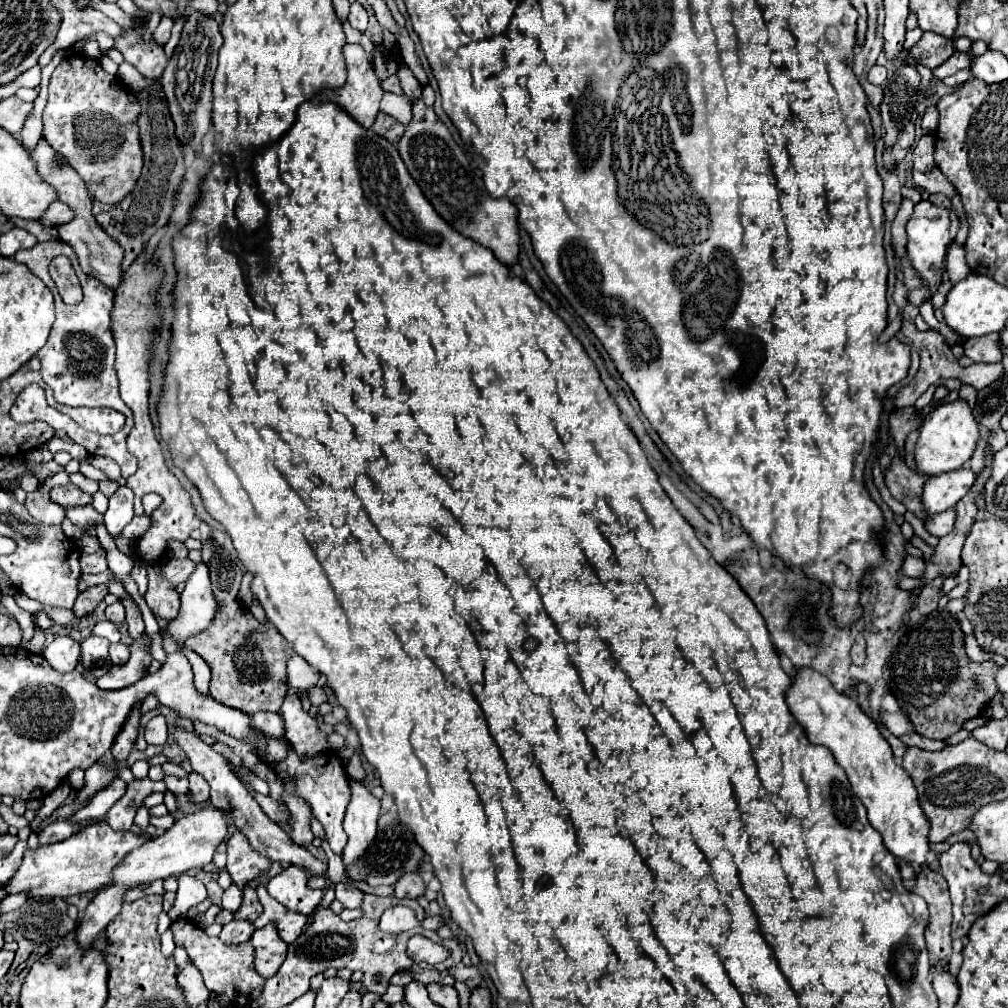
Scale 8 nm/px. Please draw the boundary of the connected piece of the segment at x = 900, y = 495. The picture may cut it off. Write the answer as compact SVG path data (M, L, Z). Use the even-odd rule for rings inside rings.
M896 457L886 473L886 485L892 493L892 497L906 505L908 511L912 511L918 519L926 521L926 509L922 507L922 491L924 491L924 477L910 471L906 463Z

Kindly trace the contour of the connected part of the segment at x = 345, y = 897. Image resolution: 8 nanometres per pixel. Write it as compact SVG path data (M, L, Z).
M336 883L334 885L334 891L336 891L336 899L344 905L344 907L348 907L348 909L358 909L360 907L360 903L362 903L362 891L358 891L358 889L354 889L354 887L348 887L348 885L344 885L344 883Z

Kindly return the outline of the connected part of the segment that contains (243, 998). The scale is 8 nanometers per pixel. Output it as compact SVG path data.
M180 917L176 923L172 923L170 931L174 933L176 945L188 951L190 961L200 969L200 973L204 975L204 983L212 993L226 995L230 1007L258 1007L258 999L262 995L266 979L262 979L258 971L254 971L254 949L248 941L238 943L236 947L228 947L218 937L206 935L204 929L196 927L186 917Z

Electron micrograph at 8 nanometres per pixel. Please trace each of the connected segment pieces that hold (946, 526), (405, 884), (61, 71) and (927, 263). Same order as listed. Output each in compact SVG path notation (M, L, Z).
M954 509L944 511L944 513L938 513L938 515L932 515L932 517L926 521L926 529L928 529L932 535L944 537L946 533L952 531L954 519L956 519L956 511L954 511Z
M406 873L402 879L398 879L398 885L394 885L394 895L398 899L416 899L418 895L424 895L424 881L418 873Z
M80 53L68 55L54 69L48 89L50 89L50 97L42 117L46 141L78 171L78 175L84 179L86 189L94 199L116 205L132 191L142 169L142 149L140 149L138 125L136 125L138 103L134 95L130 95L130 91L122 85L122 81L116 75L106 73L100 67L98 59Z
M920 201L918 205L914 205L914 215L906 225L906 233L908 233L906 249L908 249L908 255L912 259L914 269L926 281L926 289L918 289L918 291L912 291L908 295L908 301L914 303L914 305L920 305L942 283L942 273L944 273L942 271L942 261L944 261L944 255L946 255L946 245L950 243L948 227L950 227L950 219L948 219L948 211L944 207L938 207L930 201Z

